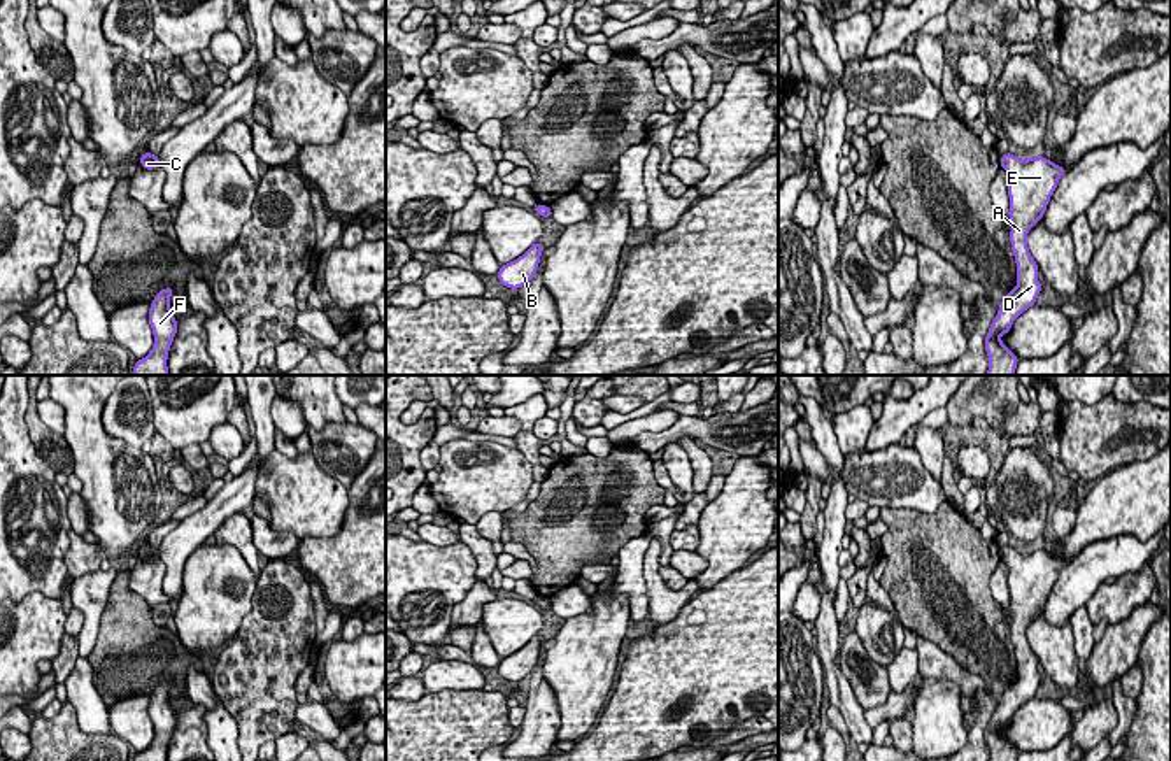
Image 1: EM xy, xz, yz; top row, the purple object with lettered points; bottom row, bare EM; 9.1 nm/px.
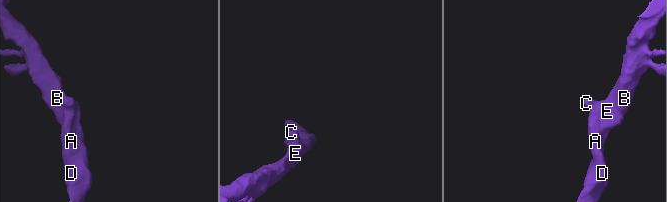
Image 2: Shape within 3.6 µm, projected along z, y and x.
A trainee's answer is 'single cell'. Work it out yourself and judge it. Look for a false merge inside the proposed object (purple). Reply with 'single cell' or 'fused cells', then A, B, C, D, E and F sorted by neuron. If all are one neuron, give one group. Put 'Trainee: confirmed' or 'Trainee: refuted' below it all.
single cell | A B C D E F
Trainee: confirmed

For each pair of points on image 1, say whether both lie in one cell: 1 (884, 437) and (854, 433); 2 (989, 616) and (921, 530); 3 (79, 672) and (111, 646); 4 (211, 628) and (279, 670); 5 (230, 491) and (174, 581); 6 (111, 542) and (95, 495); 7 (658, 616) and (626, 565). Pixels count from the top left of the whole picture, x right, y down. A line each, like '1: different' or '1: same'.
1: different
2: same
3: different
4: different
5: same
6: same
7: different

